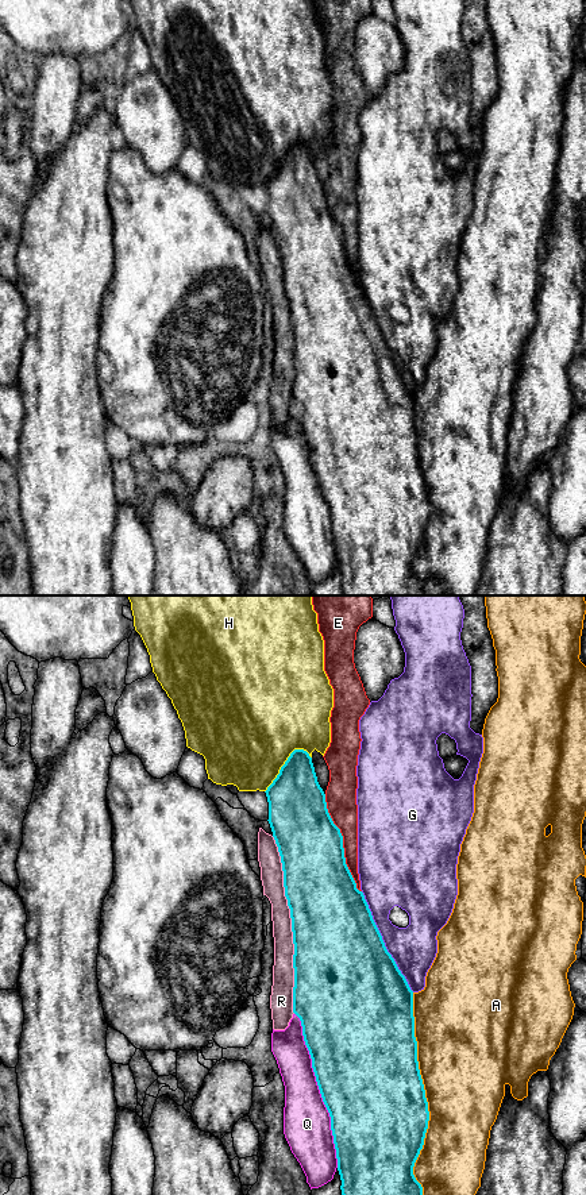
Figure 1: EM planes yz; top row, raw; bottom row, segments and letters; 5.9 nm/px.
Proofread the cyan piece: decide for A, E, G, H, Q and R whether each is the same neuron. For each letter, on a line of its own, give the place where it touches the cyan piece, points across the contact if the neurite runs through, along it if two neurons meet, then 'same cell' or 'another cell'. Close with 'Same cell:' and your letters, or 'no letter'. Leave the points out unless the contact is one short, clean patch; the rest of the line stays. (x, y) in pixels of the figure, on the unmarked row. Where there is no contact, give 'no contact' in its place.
A: meets cyan in yz at (424, 492); another cell
E: meets cyan in yz at (342, 238); another cell
G: meets cyan in yz at (382, 336); another cell
H: meets cyan in yz at (285, 158); another cell
Q: meets cyan in yz at (319, 484); another cell
R: meets cyan in yz at (292, 320); another cell
Same cell: no letter

